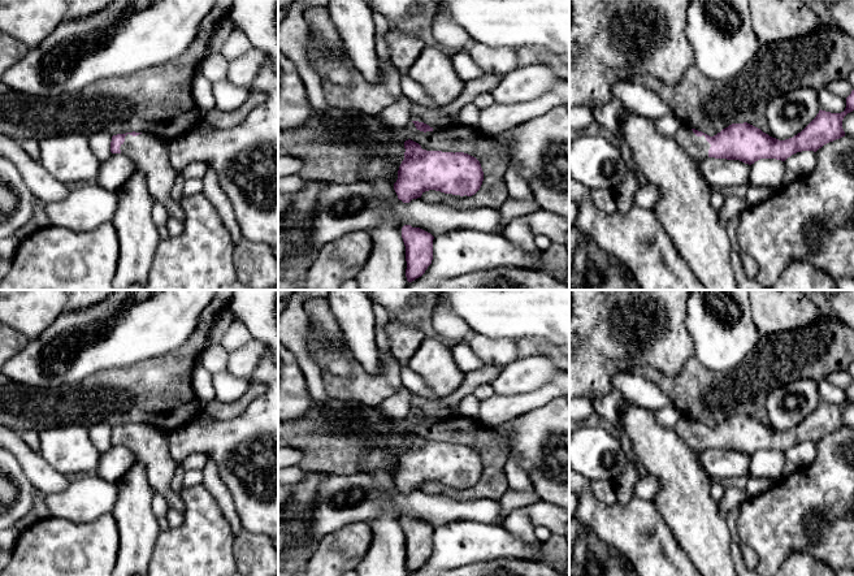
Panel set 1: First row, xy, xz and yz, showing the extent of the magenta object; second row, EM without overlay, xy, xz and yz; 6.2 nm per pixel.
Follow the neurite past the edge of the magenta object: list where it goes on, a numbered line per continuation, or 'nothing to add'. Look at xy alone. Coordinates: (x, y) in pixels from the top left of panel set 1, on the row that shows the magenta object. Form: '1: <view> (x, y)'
1: xy (150, 154)

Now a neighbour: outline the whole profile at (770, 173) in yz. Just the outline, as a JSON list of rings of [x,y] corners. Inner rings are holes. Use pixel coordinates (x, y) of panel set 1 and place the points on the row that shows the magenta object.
[[[760,159],[751,164],[750,183],[754,186],[781,189],[786,165],[776,159]]]

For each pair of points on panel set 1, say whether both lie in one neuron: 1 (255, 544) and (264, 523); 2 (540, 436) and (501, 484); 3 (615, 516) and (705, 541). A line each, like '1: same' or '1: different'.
1: different
2: different
3: different

